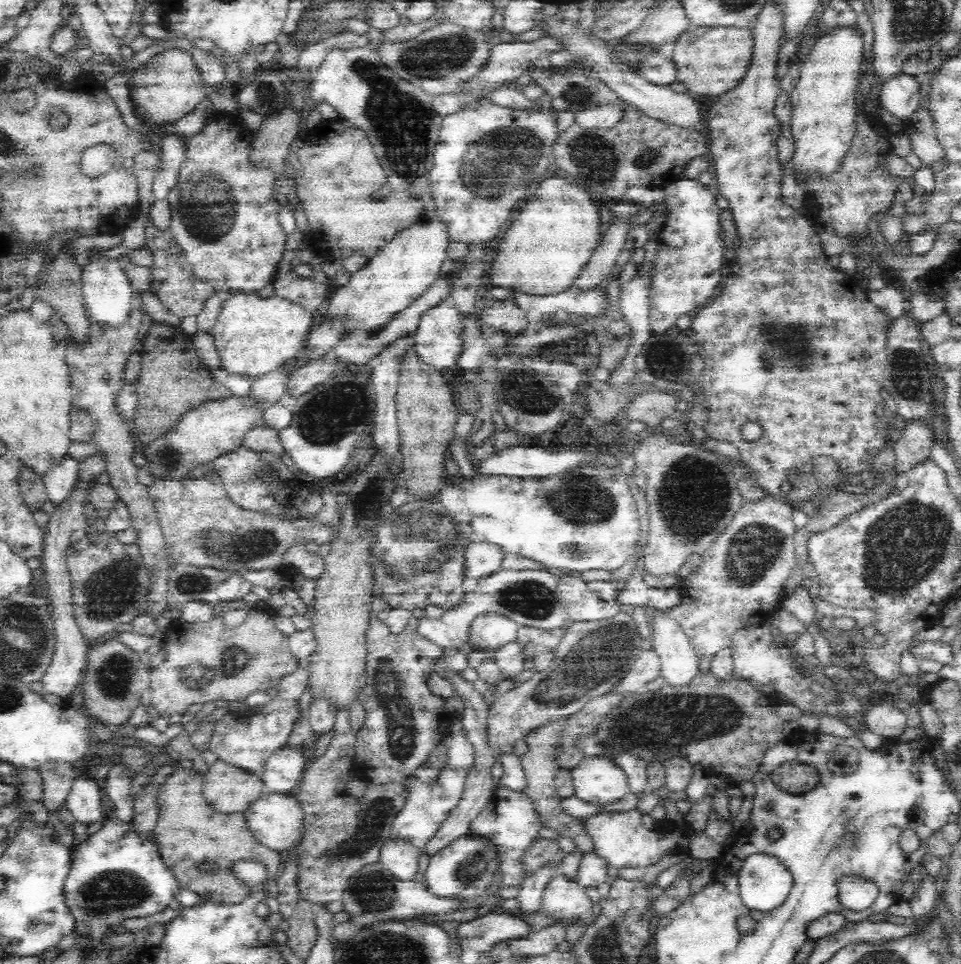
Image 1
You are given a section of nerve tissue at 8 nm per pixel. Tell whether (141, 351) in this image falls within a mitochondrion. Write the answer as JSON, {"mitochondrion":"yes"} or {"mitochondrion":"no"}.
{"mitochondrion":"no"}

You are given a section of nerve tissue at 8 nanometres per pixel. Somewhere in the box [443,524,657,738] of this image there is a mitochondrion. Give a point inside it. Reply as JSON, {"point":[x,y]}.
{"point":[598,654]}

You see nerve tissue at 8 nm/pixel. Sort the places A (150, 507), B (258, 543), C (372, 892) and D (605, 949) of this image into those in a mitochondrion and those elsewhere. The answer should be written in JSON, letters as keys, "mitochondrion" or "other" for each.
{"A":"other","B":"mitochondrion","C":"mitochondrion","D":"mitochondrion"}

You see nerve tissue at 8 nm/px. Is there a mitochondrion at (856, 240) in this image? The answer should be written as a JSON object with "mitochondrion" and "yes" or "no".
{"mitochondrion":"no"}

